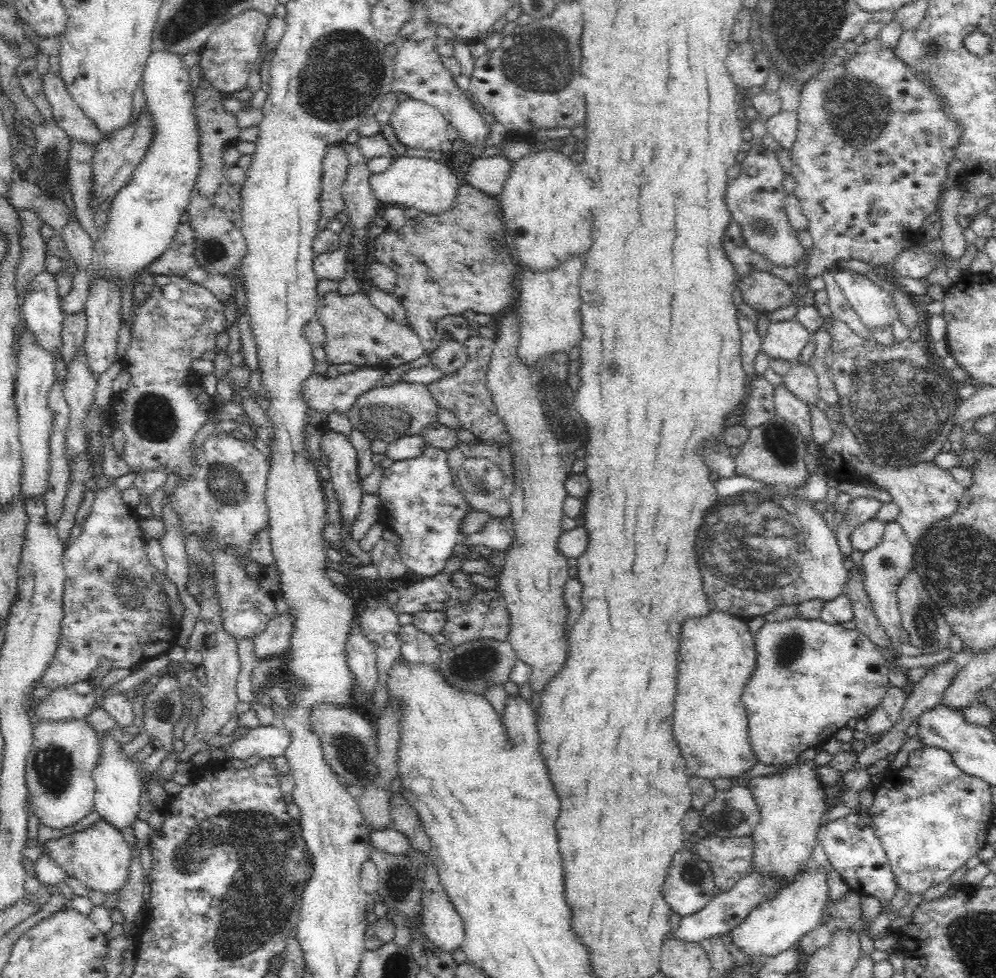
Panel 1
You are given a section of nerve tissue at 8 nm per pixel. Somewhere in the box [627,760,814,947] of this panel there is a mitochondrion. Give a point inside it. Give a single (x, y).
(729, 817)

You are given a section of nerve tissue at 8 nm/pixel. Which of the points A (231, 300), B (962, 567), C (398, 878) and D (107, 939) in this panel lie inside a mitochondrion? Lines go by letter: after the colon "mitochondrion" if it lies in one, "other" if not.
A: other
B: mitochondrion
C: mitochondrion
D: other

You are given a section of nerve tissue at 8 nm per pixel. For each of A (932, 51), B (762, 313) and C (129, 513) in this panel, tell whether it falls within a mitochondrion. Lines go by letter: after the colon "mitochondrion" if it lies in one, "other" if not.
A: mitochondrion
B: other
C: other

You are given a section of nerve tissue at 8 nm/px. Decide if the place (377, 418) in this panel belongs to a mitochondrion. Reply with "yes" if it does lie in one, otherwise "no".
yes

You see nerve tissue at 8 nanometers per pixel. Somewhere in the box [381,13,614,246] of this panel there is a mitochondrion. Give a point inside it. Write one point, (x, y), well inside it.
(539, 61)

